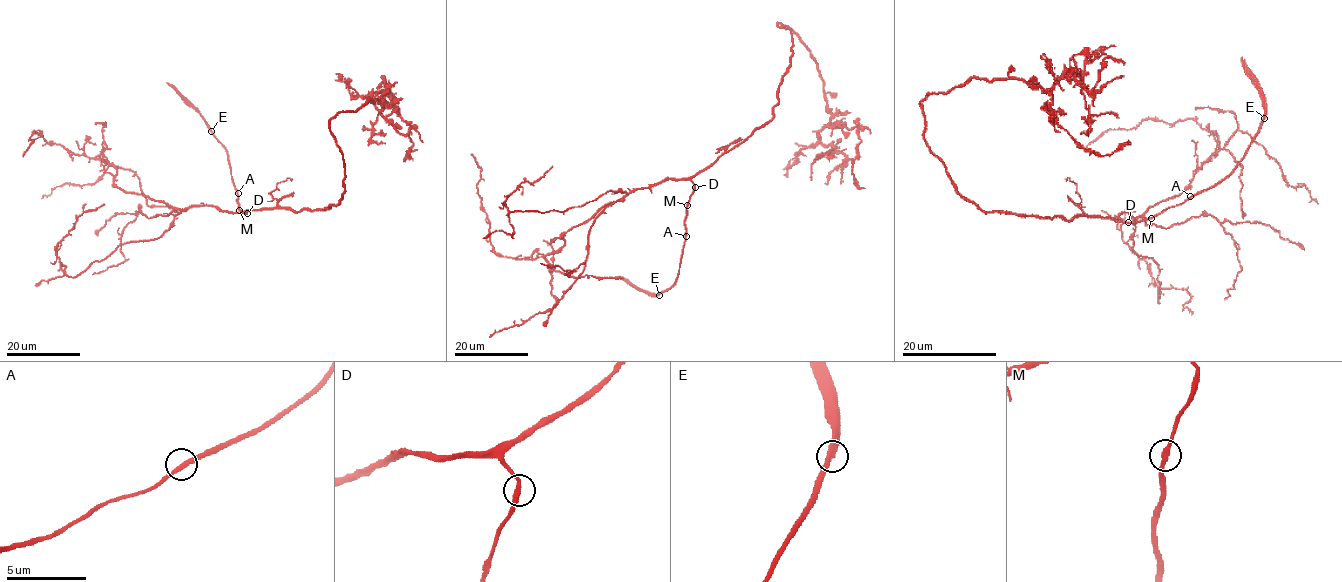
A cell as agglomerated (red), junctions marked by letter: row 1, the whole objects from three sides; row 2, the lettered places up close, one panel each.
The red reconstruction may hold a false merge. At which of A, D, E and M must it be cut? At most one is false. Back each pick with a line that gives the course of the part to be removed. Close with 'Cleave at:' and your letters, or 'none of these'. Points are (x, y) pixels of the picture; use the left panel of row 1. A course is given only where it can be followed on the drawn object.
Cleave at: none of these

